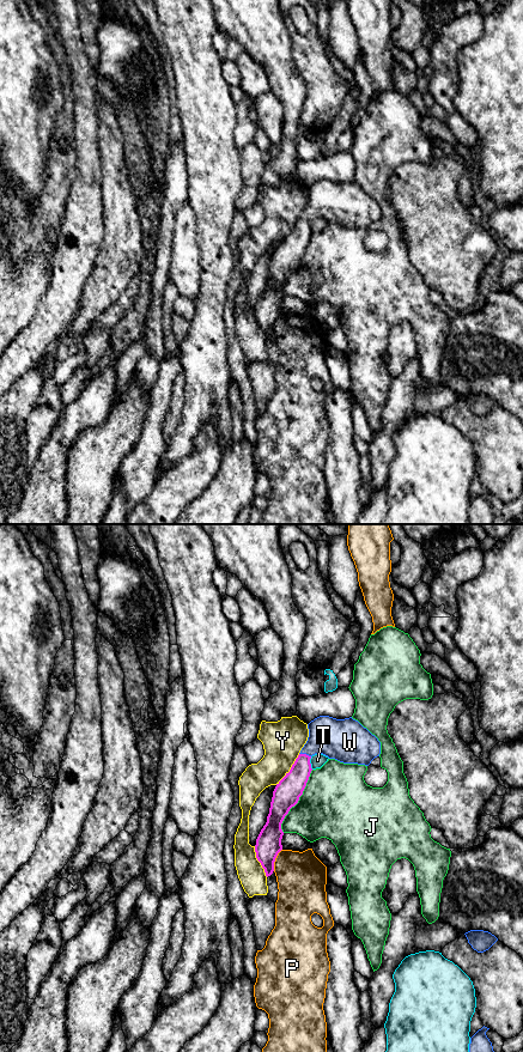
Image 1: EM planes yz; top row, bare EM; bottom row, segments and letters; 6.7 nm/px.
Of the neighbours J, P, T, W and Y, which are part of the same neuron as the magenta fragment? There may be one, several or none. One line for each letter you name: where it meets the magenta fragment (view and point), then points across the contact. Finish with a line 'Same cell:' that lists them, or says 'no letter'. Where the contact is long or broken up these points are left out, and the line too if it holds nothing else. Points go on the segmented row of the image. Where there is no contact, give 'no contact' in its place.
W: meets magenta in yz at (305, 754); runs through yz (291, 786), (302, 768), (305, 754), (321, 740), (336, 739)
Same cell: W

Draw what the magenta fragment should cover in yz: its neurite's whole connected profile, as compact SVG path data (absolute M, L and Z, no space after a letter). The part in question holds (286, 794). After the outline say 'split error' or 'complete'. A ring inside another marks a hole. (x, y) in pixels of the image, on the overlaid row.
M320 716L308 724L308 729L306 743L290 772L273 791L267 822L256 839L256 858L267 877L273 874L275 858L282 850L281 823L290 809L298 803L312 771L311 756L323 754L343 764L369 766L381 754L378 738L352 717L336 719Z; split error

